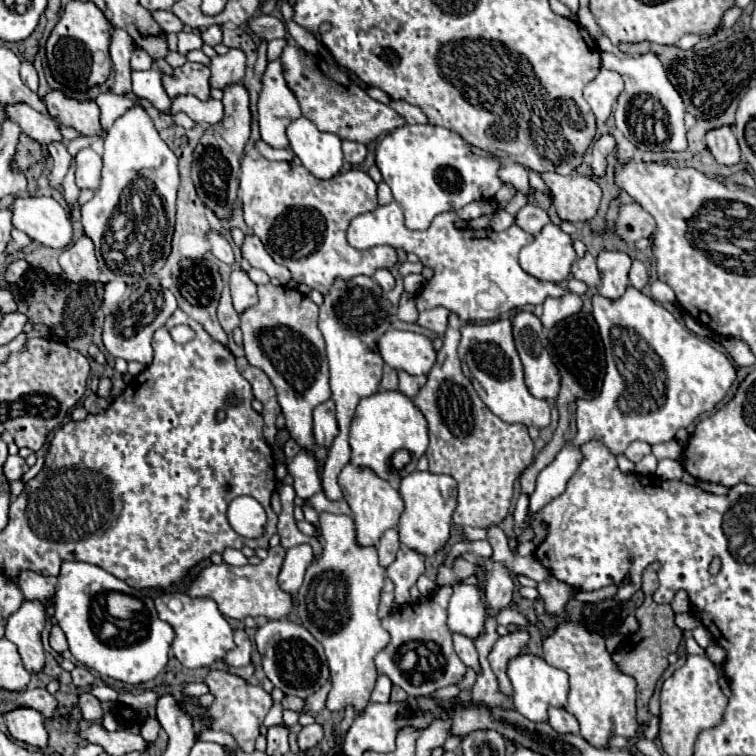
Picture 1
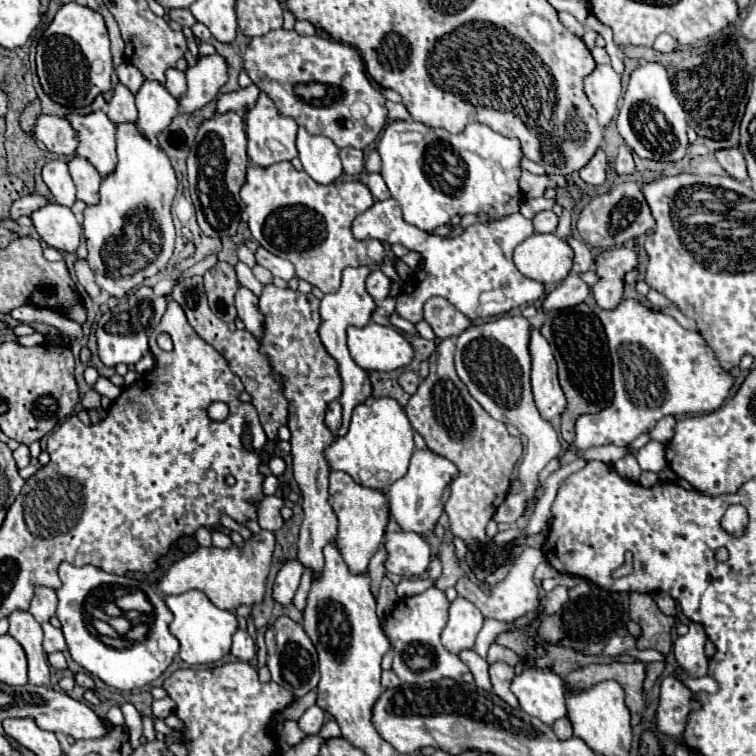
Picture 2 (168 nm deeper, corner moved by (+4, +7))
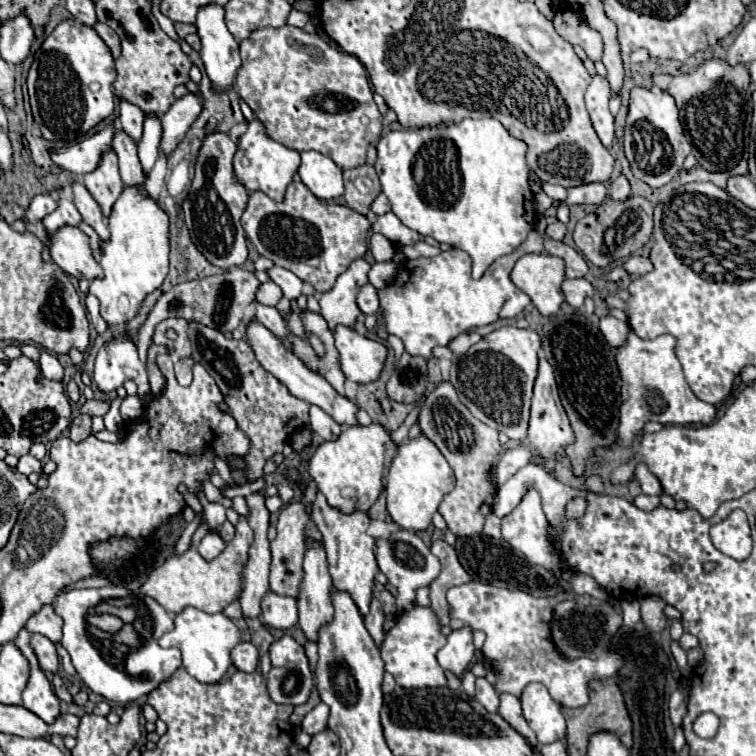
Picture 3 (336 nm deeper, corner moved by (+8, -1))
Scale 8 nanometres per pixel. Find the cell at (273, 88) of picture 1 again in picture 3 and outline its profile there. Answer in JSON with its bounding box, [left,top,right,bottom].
[234,120,300,202]

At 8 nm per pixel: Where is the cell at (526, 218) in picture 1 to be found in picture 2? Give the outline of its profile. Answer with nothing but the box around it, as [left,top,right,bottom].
[532,210,558,232]

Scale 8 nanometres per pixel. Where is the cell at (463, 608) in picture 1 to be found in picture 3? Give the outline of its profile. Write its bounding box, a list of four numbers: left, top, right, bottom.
[438,628,476,676]

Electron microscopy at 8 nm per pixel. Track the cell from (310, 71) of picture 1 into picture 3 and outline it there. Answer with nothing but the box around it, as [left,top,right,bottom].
[236,26,382,170]

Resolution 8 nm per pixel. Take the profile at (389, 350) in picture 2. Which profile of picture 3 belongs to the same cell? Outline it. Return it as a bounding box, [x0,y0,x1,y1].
[332,326,386,384]

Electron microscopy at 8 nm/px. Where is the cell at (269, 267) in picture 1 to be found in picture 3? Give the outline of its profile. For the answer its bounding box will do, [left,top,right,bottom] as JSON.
[268,266,304,300]

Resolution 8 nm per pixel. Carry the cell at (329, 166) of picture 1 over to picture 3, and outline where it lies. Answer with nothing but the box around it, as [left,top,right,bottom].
[300,152,344,200]

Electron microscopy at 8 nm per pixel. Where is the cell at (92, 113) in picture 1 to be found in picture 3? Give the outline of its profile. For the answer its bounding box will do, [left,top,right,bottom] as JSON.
[84,150,124,218]

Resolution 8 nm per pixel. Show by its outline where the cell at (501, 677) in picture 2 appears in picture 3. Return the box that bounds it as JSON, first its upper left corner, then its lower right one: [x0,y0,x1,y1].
[498,694,538,748]

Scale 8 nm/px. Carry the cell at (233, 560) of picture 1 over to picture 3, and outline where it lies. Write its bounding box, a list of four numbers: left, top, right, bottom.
[198,530,226,560]

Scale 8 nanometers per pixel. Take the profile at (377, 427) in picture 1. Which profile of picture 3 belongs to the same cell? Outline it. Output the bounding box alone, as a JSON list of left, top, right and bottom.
[306,424,392,514]

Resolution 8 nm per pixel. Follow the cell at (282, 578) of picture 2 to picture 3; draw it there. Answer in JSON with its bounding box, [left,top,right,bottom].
[262,594,298,630]

